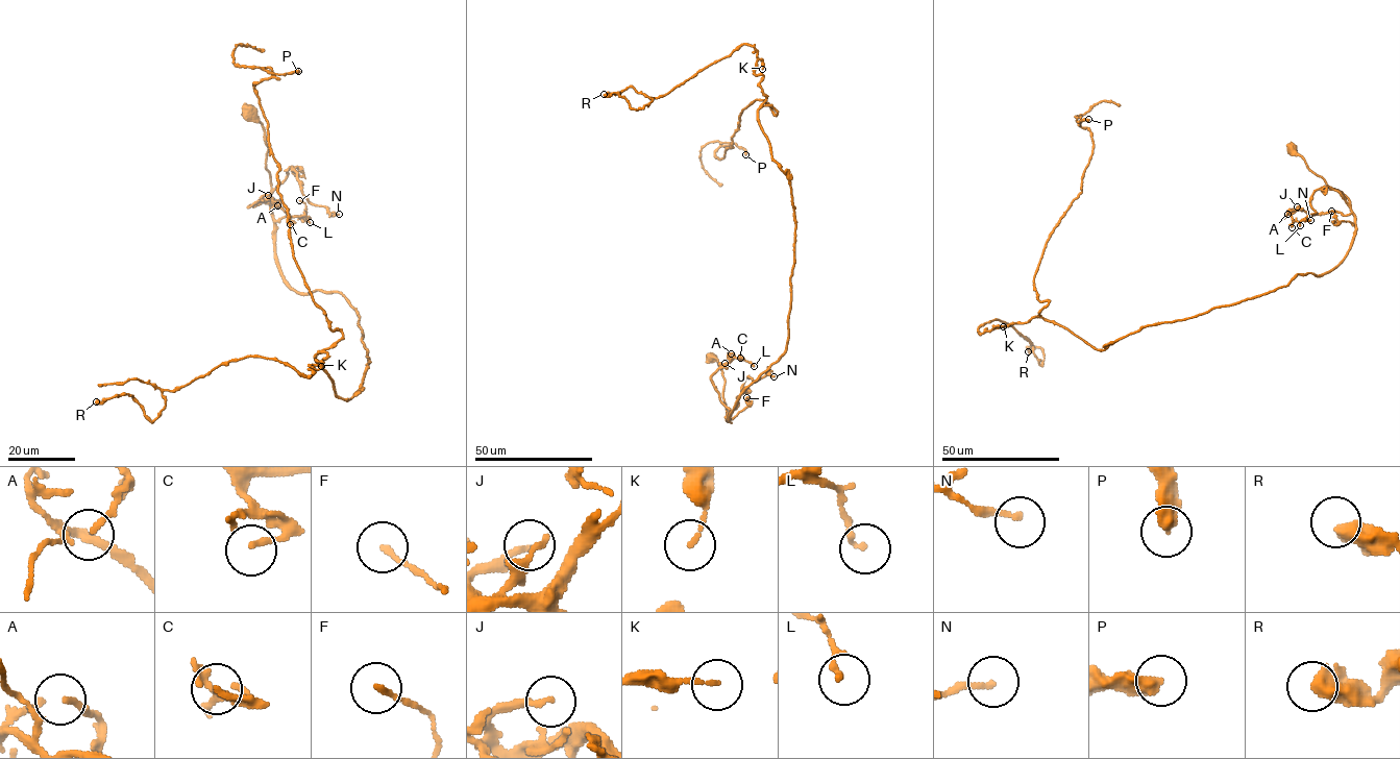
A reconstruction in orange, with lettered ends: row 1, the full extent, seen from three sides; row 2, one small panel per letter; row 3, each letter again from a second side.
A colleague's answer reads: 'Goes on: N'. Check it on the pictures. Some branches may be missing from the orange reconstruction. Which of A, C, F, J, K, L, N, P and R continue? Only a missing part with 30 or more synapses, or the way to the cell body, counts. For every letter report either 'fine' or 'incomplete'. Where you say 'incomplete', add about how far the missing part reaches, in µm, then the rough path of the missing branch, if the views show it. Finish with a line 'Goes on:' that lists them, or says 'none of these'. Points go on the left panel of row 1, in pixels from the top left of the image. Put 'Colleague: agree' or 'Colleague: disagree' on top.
Colleague: disagree
A: fine
C: fine
F: fine
J: fine
K: fine
L: fine
N: fine
P: fine
R: fine
Goes on: none of these

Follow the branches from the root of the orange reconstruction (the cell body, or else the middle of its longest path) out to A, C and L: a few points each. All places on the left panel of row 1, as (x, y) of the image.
A: (247, 112), (264, 131), (269, 201), (276, 207), (264, 202), (249, 207), (271, 199), (281, 200), (277, 205)
C: (247, 112), (264, 131), (269, 201), (276, 207), (264, 202), (249, 207), (272, 199), (290, 224)
L: (247, 112), (264, 131), (269, 201), (276, 207), (249, 207), (272, 199), (310, 222)

